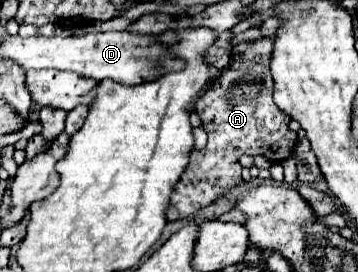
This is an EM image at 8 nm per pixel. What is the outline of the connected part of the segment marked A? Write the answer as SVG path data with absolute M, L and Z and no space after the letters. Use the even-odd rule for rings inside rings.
M258 39L250 43L238 43L232 49L234 65L224 69L212 83L212 87L196 101L196 113L202 119L202 127L208 133L208 145L202 151L190 153L190 163L182 173L170 197L170 207L166 211L168 221L188 217L200 207L216 201L224 189L242 183L240 177L240 155L264 155L272 163L282 163L288 159L296 147L296 133L288 129L292 121L272 99L272 75L270 75L270 55L274 49L274 39Z

